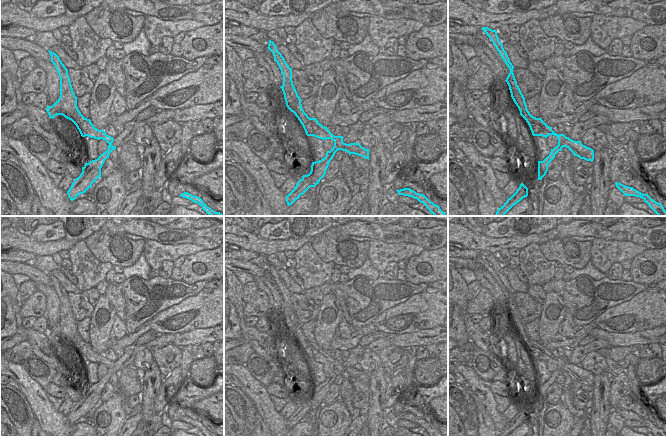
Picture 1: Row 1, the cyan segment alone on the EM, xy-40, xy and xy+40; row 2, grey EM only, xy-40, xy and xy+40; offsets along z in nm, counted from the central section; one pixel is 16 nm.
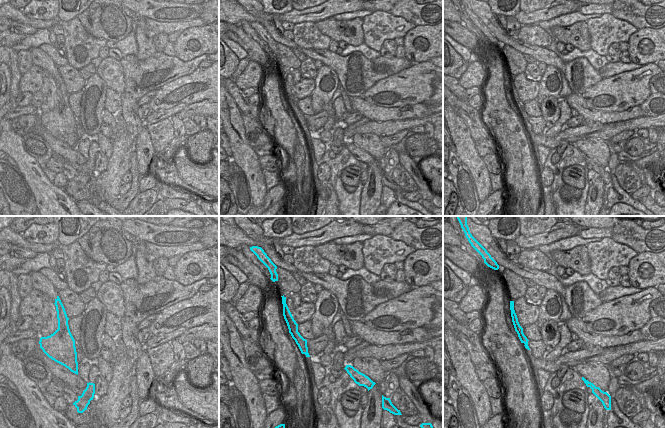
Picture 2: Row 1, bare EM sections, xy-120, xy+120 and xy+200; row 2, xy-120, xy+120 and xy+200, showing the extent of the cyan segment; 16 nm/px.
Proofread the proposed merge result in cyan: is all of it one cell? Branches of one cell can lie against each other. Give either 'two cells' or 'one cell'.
two cells

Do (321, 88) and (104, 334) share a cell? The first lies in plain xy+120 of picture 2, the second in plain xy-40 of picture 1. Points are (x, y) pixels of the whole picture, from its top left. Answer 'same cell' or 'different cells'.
same cell

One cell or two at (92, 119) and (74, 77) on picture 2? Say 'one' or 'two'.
two

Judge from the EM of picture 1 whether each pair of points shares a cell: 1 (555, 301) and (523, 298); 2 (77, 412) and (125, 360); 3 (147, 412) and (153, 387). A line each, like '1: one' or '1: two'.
1: two
2: one
3: one

